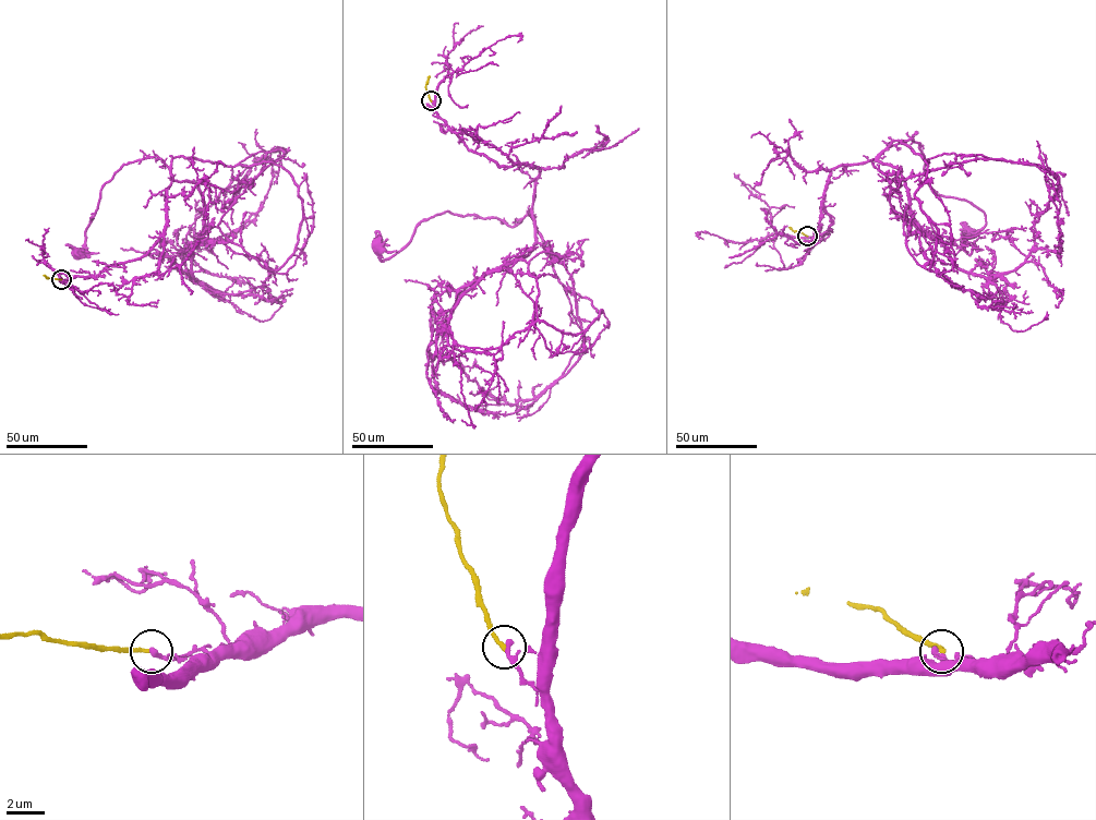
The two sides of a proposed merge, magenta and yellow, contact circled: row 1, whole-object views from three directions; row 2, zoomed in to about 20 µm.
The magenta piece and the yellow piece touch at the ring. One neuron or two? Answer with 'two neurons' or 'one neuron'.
one neuron

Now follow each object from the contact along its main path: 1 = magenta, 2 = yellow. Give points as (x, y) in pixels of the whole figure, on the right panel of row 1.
1: (807, 237), (831, 231), (822, 202), (831, 170), (914, 139), (930, 189), (984, 213), (986, 224), (972, 234)
2: (807, 236), (789, 227)

